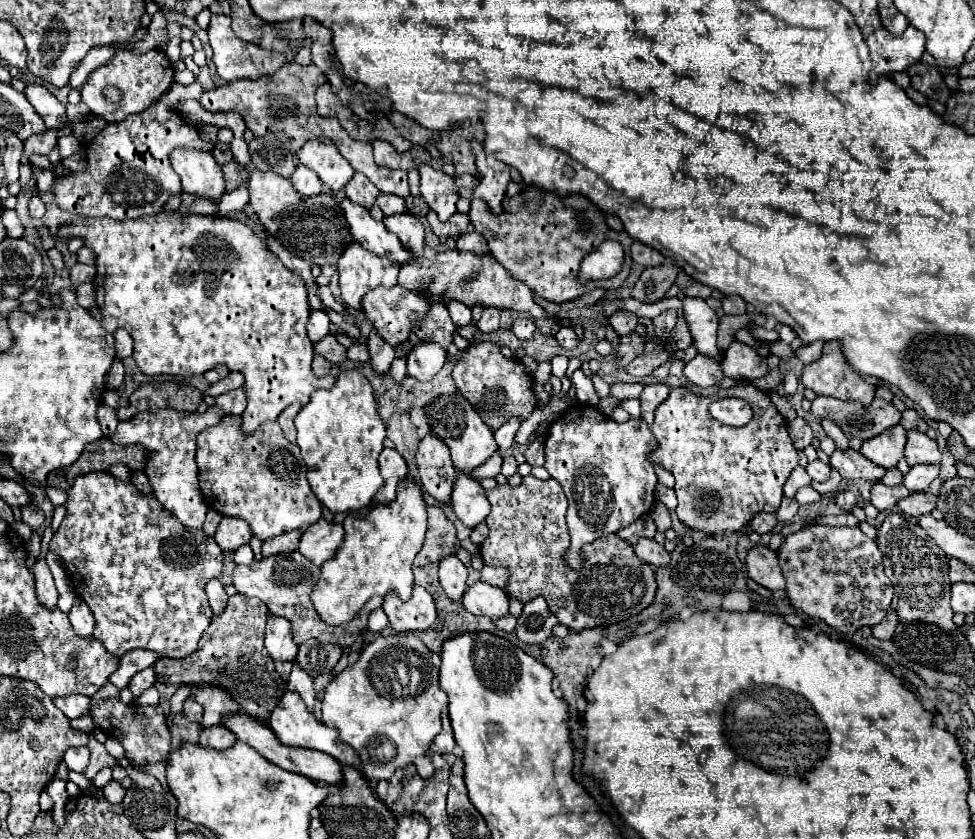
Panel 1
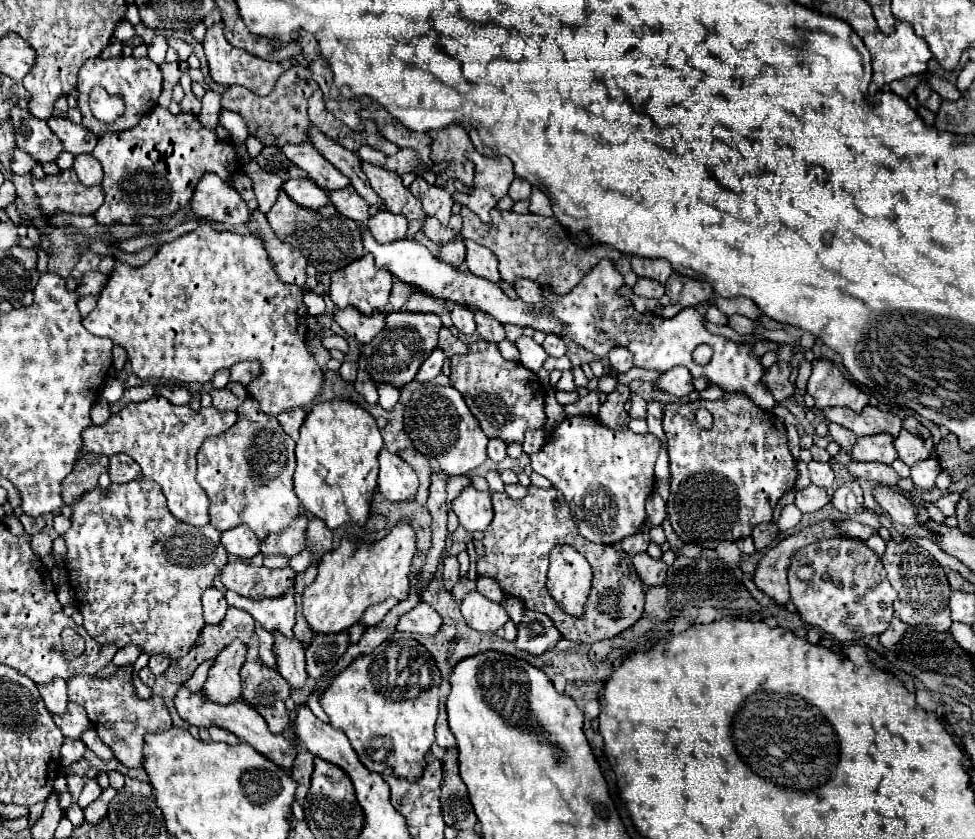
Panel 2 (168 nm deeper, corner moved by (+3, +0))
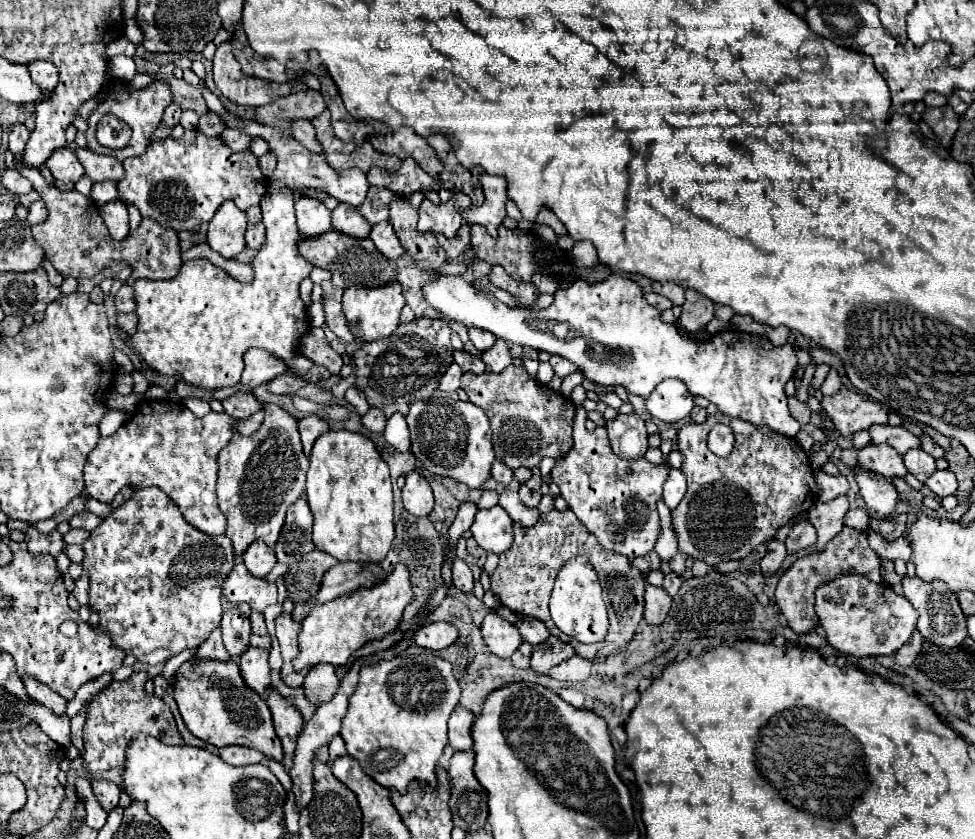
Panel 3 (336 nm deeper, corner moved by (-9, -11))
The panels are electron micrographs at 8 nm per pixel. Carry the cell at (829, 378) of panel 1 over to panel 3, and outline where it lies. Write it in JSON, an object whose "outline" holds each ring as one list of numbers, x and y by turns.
{"outline":[[840,387,836,395,824,397,822,409,828,413,828,417,844,437,860,429,868,429,872,425,888,423,886,409,882,409,874,399,848,387]]}

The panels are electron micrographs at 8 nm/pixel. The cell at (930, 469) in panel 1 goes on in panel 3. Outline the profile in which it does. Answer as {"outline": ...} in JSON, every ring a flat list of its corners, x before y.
{"outline":[[948,469,936,471,936,473,926,481,926,485,928,485,940,499,946,497,946,495,954,495,954,493,956,493,956,487,958,487,954,473,948,471]]}

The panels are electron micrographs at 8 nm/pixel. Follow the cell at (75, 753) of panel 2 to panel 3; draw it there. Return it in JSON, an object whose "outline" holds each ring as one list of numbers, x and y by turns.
{"outline":[[84,705,76,717,70,719,70,727,72,727,72,743,78,747,78,751,84,751,84,743,82,743,82,727,86,723,86,715,88,715,88,705]]}

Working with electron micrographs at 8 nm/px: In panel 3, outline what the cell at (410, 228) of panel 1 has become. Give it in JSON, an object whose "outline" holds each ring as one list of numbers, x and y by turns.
{"outline":[[386,221,372,225,370,239,374,241,376,249,388,259,398,259,404,253,402,245,394,233,394,227,390,227,390,223,386,223]]}

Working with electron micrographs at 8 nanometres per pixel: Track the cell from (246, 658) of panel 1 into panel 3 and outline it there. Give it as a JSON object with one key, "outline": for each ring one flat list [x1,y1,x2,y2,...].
{"outline":[[270,691,268,699,266,699,272,717,274,717,274,729,276,735,282,743,284,749,284,759,282,765,284,769,292,769,292,759,294,759,294,749,296,749,296,739,302,733,302,717,298,713,296,707,292,707,284,697,280,697,276,691]]}

